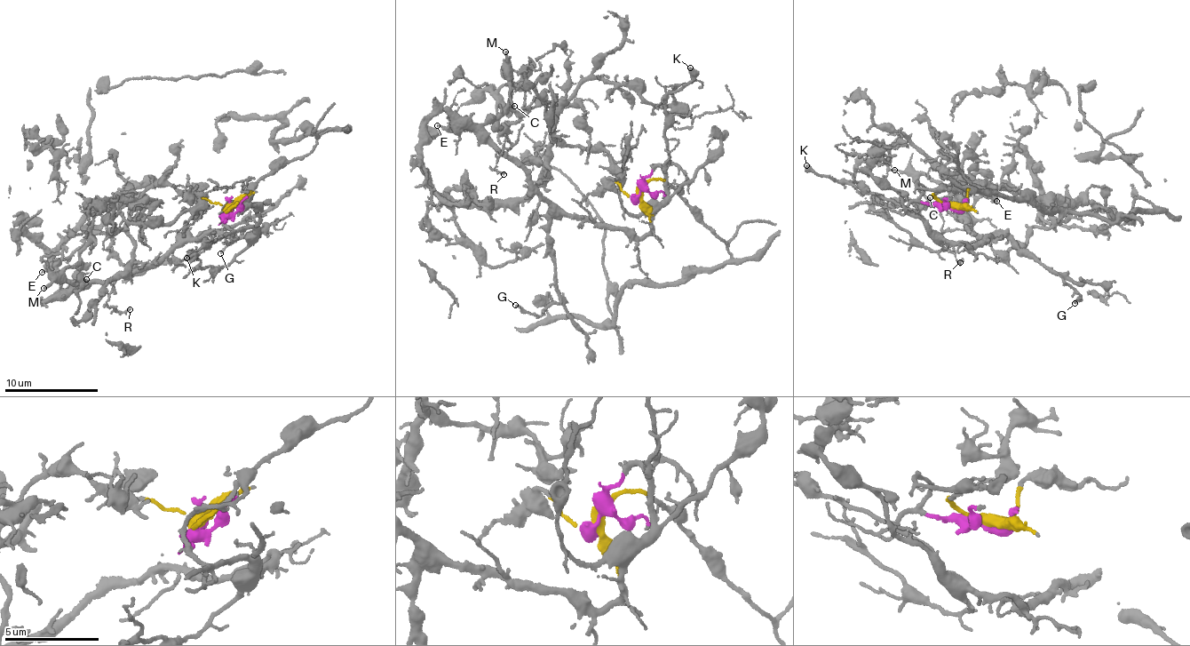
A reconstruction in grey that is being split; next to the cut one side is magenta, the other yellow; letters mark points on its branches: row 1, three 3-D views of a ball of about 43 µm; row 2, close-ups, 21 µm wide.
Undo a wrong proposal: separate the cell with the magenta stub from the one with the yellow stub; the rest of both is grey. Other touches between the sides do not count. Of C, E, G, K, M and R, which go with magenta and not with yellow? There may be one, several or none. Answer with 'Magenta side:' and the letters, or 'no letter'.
Magenta side: C, E, G, K, M, R

